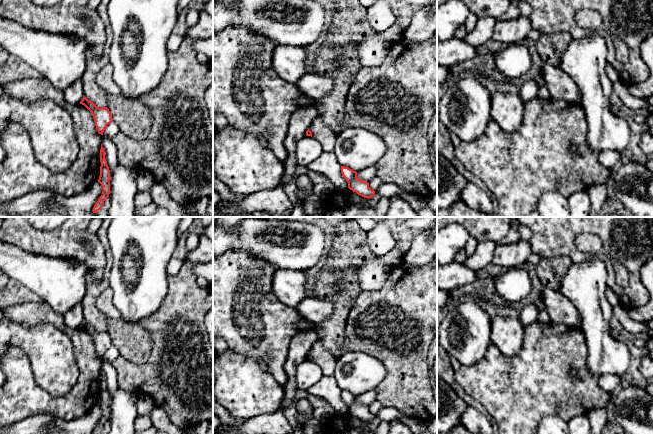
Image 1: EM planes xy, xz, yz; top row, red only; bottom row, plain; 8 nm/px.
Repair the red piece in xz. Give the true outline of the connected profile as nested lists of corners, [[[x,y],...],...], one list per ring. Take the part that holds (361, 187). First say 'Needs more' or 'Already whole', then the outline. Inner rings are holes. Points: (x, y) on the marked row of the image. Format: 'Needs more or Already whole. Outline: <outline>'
Already whole. Outline: [[[341,166],[341,173],[348,182],[348,188],[353,192],[356,192],[358,195],[368,199],[375,195],[375,191],[369,187],[369,183],[367,181],[357,178],[356,171],[345,166]]]

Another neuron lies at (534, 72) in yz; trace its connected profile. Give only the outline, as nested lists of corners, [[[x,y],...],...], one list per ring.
[[[526,38],[526,39],[523,39],[520,42],[520,44],[525,46],[529,50],[532,64],[530,69],[524,75],[522,75],[519,78],[513,79],[512,80],[513,83],[518,86],[522,86],[522,84],[525,83],[526,81],[534,79],[537,82],[539,87],[540,86],[547,87],[545,78],[543,77],[541,73],[542,65],[544,62],[539,56],[539,53],[536,48],[536,42],[529,38]]]

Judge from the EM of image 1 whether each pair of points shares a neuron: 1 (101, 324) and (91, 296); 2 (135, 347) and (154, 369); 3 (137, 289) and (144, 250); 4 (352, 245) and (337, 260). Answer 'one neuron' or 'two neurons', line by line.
1: one neuron
2: two neurons
3: one neuron
4: one neuron

